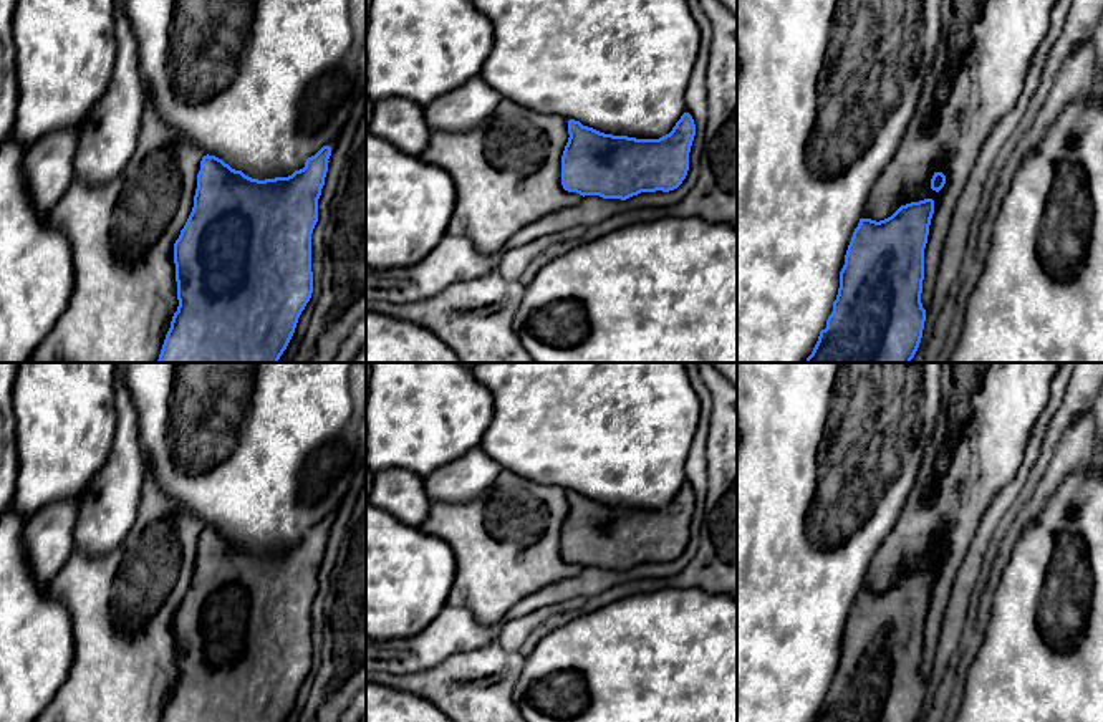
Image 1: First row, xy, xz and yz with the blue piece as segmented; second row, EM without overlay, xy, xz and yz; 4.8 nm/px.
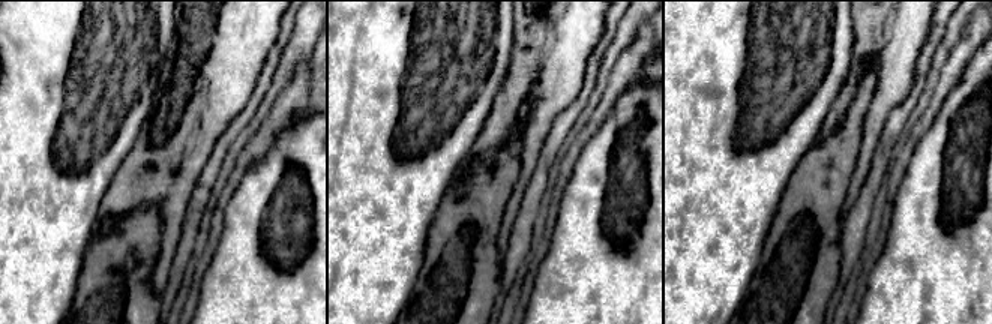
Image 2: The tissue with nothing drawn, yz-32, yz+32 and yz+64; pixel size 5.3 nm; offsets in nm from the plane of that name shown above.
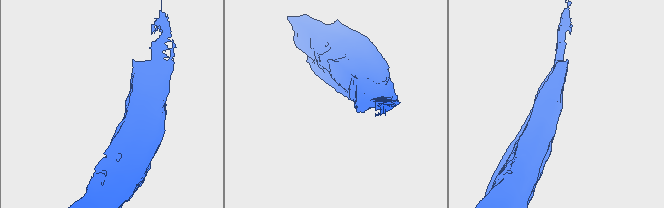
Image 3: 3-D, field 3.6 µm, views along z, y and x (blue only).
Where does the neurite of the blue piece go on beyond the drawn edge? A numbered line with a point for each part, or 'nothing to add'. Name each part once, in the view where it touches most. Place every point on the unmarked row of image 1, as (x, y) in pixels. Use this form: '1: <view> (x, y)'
nothing to add

